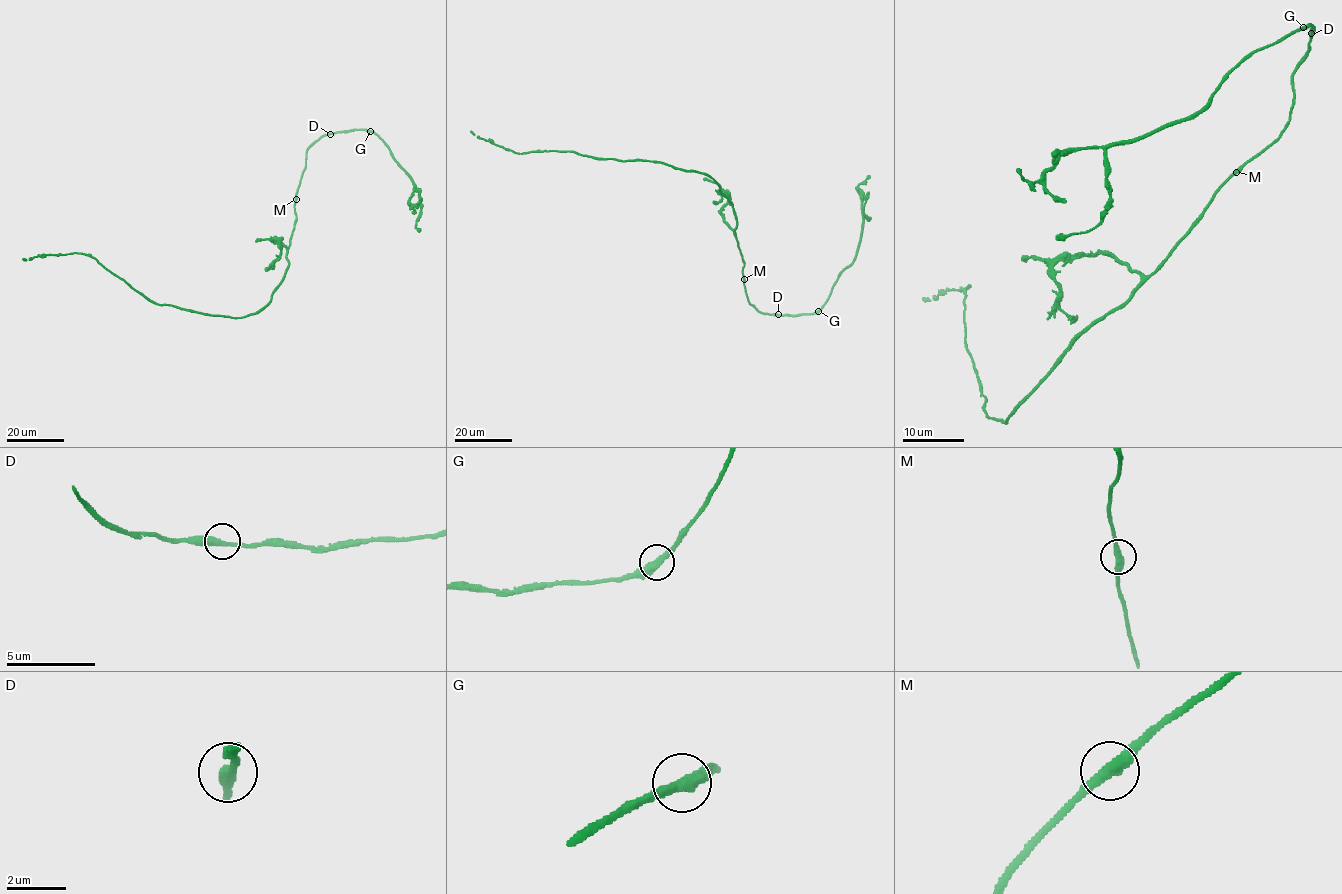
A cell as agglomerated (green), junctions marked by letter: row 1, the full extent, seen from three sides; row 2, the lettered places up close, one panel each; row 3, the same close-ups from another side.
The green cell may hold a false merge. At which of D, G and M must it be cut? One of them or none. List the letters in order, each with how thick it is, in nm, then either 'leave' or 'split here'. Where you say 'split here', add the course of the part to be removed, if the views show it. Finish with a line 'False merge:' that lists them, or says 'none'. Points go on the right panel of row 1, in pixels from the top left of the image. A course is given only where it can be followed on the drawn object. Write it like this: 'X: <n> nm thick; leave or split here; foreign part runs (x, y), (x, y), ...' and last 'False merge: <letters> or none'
D: 320 nm thick; leave
G: 420 nm thick; leave
M: 400 nm thick; leave
False merge: none

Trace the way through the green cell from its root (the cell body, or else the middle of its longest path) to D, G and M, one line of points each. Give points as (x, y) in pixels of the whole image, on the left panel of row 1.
D: (290, 241), (296, 219), (295, 196), (305, 167), (306, 152), (317, 140), (330, 134)
G: (290, 241), (296, 219), (295, 196), (305, 167), (307, 150), (325, 135), (370, 131)
M: (290, 241), (296, 219), (296, 199)

